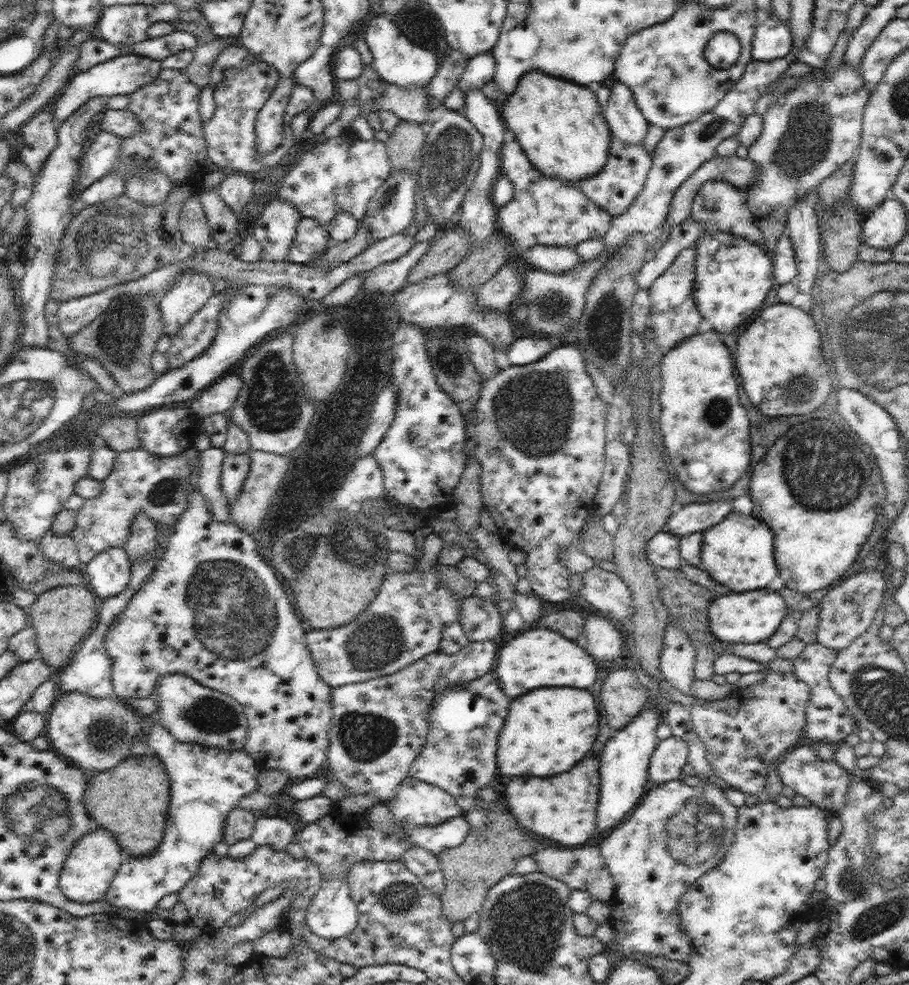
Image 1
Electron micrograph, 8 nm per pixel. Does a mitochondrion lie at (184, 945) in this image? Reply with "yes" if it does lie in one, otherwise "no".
no

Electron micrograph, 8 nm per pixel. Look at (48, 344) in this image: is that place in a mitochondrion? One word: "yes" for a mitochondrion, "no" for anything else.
no

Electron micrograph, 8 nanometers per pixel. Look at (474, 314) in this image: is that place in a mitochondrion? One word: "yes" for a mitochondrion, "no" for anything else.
no

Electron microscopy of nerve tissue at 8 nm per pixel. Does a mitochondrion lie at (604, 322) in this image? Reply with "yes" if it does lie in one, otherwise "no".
yes

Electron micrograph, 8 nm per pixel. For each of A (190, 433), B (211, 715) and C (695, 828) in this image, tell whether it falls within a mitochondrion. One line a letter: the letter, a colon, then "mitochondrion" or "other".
A: other
B: mitochondrion
C: mitochondrion

